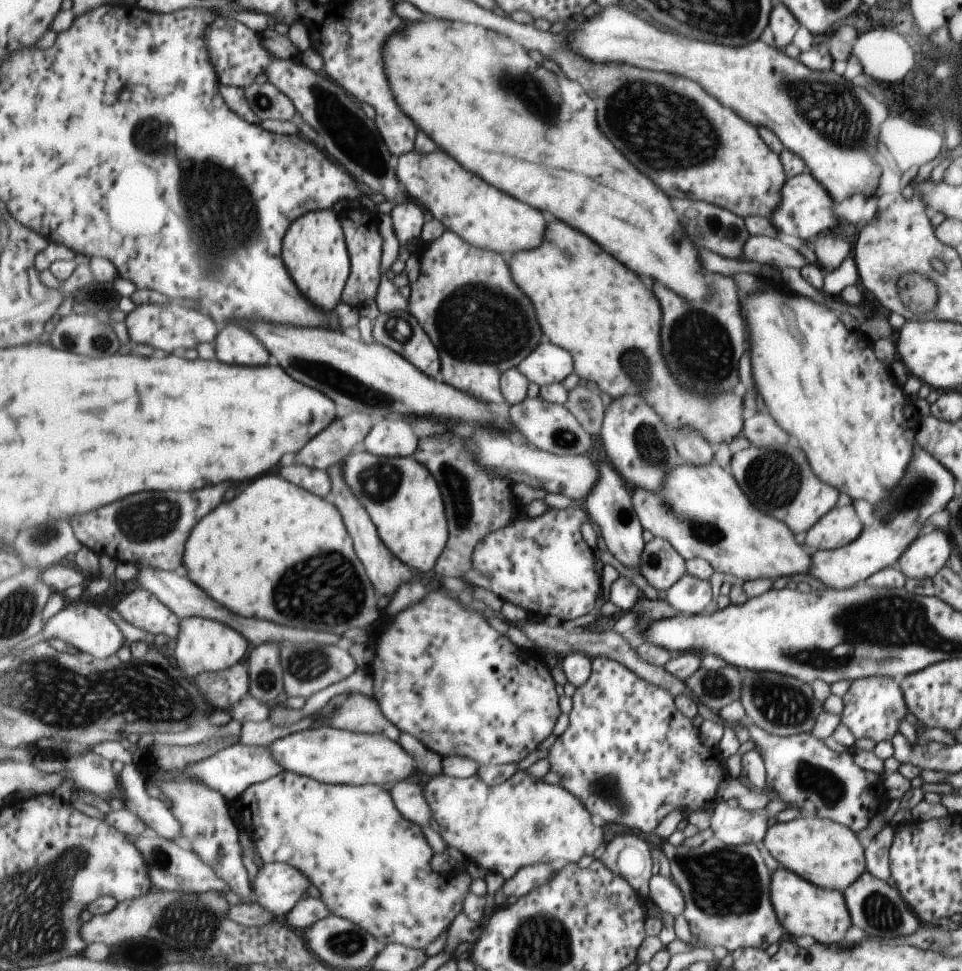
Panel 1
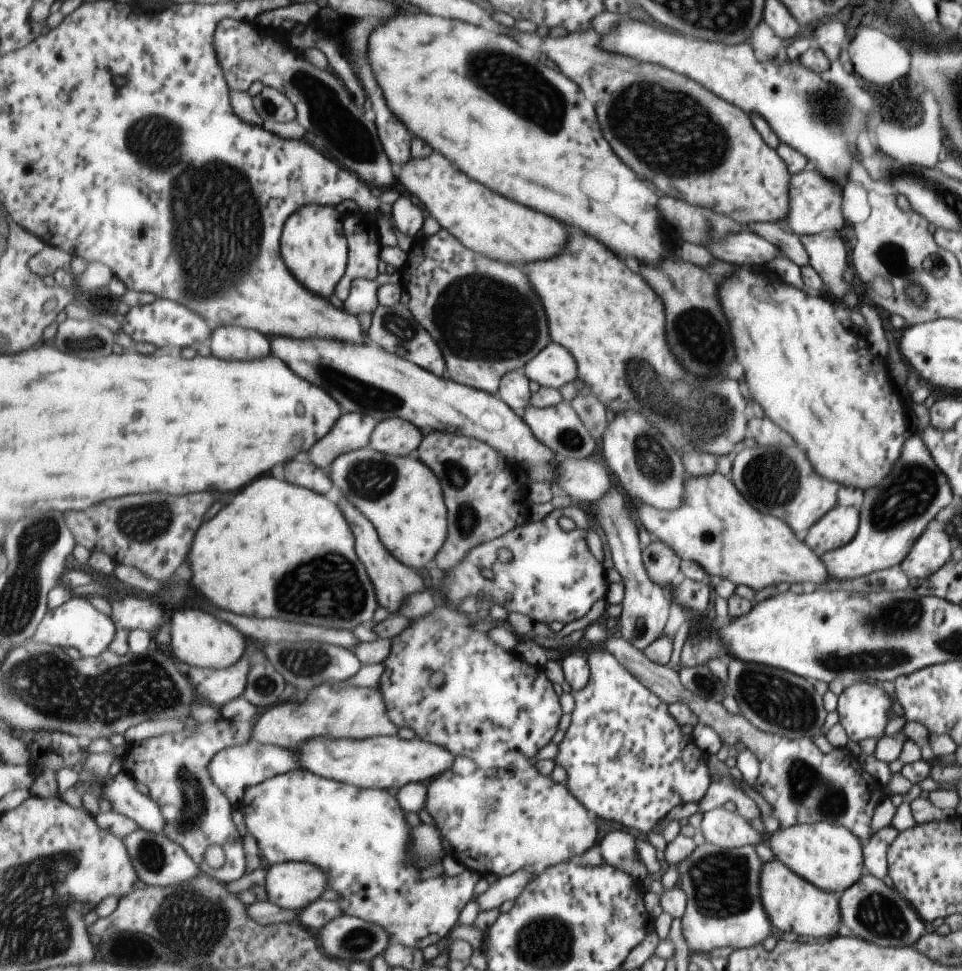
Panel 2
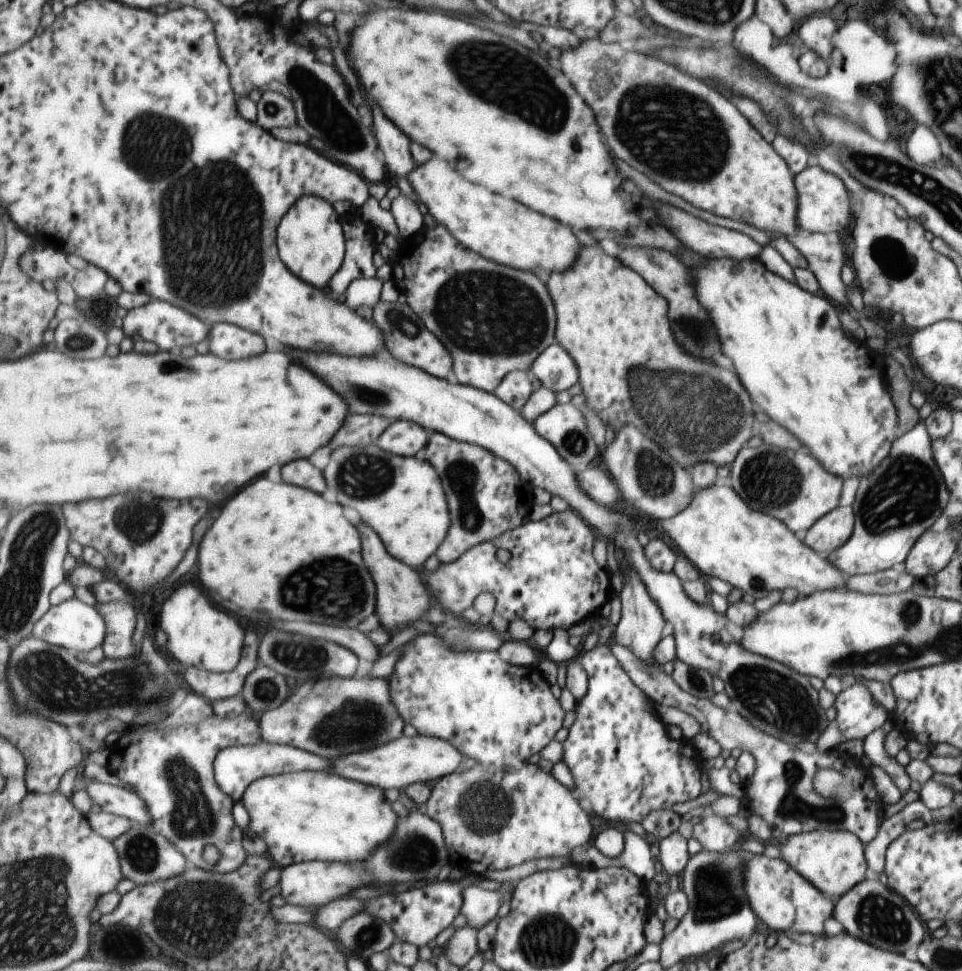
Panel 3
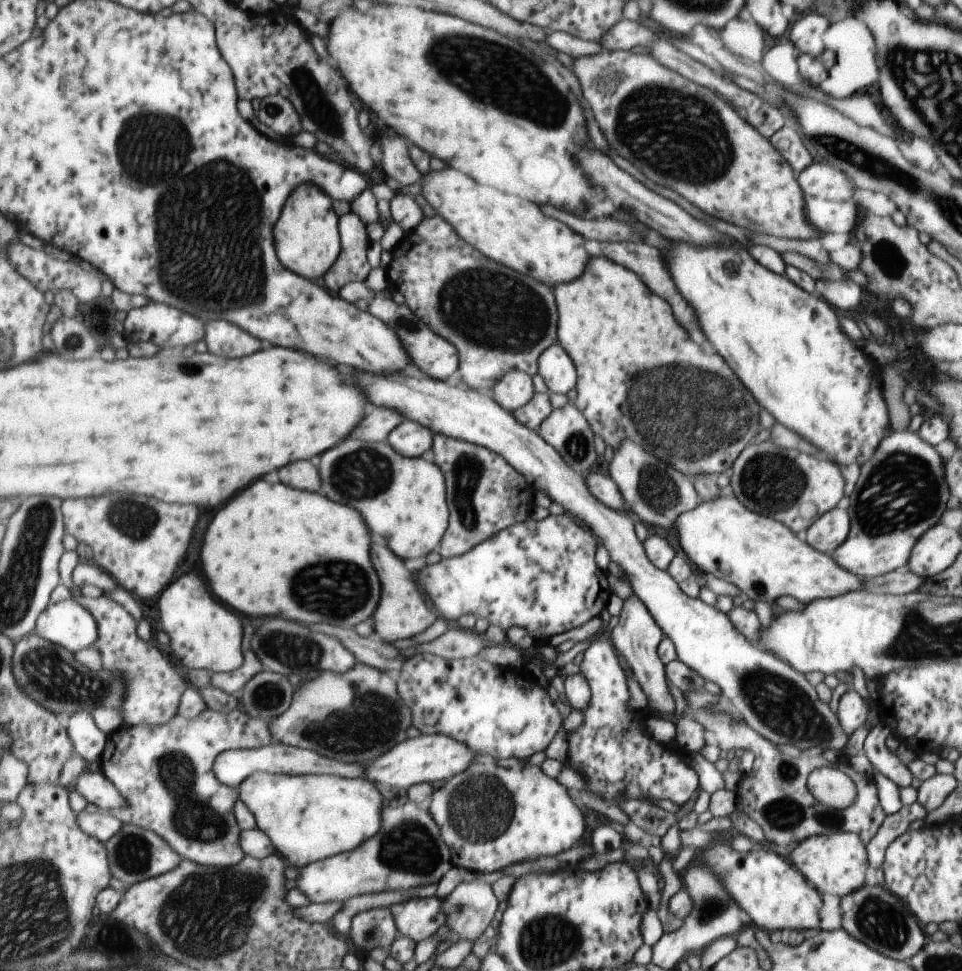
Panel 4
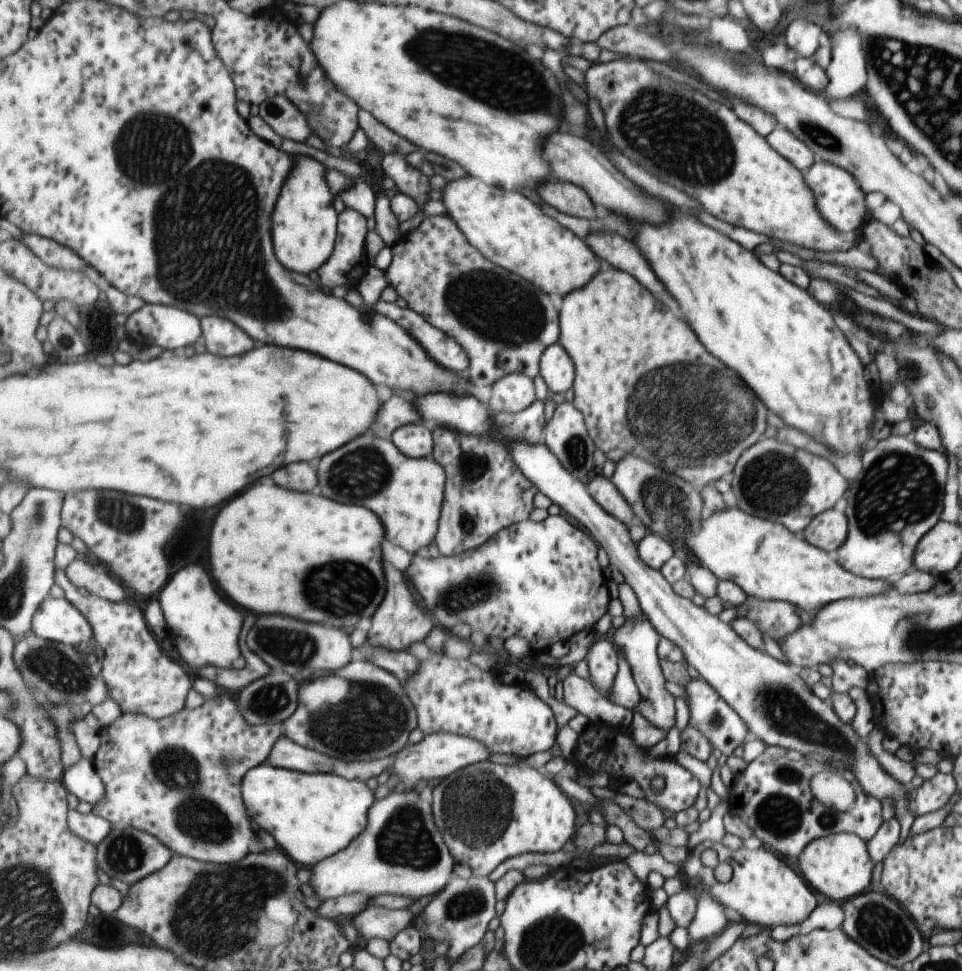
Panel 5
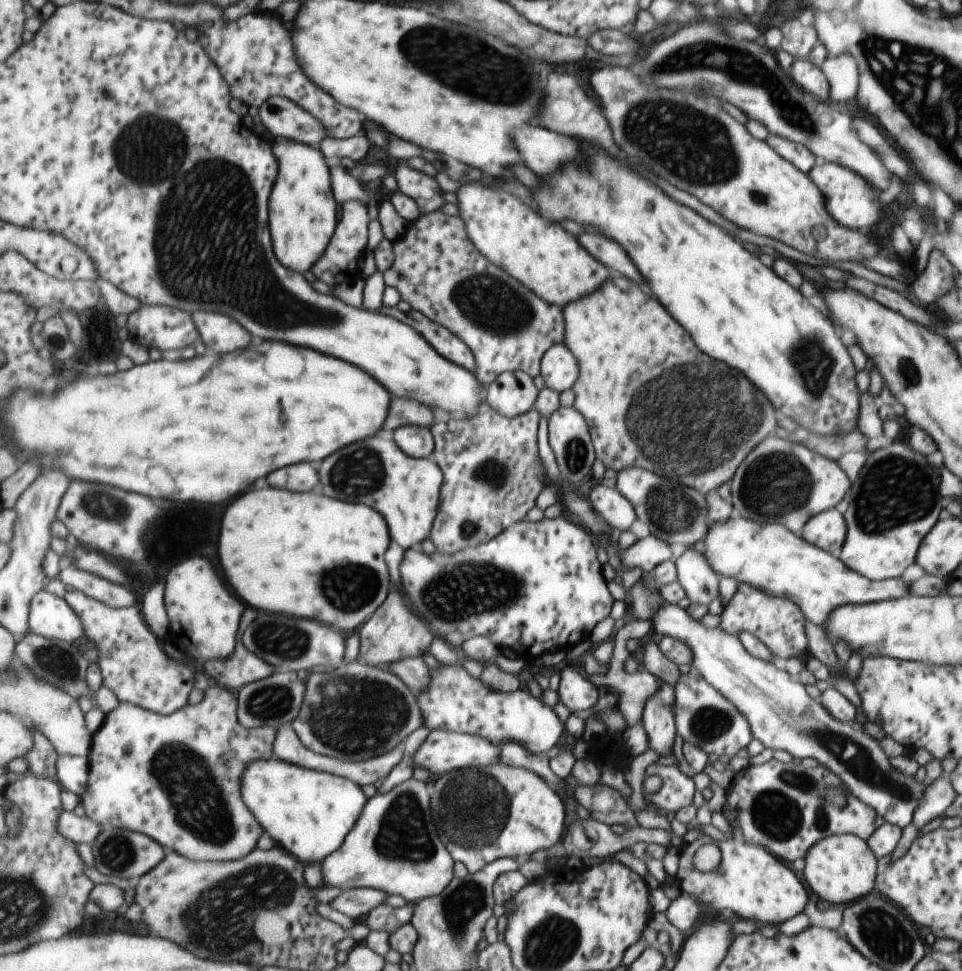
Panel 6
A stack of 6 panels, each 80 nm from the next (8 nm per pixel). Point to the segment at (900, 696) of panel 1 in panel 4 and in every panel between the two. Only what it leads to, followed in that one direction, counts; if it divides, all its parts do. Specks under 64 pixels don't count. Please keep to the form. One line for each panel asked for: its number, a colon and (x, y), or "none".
2: (863, 709)
3: (857, 714)
4: (851, 712)

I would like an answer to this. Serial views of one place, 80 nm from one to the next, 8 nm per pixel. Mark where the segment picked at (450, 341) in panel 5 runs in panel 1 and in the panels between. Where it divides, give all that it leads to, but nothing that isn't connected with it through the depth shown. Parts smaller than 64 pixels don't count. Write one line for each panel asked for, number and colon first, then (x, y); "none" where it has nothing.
1: (400, 330)
2: (396, 328)
3: (407, 338)
4: (437, 356)

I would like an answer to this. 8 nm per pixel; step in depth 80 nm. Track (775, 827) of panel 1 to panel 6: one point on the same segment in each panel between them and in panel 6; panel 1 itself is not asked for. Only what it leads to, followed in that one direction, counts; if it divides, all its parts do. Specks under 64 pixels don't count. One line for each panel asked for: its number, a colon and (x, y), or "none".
2: (830, 856)
3: (833, 860)
4: (835, 863)
5: (837, 865)
6: (839, 869)

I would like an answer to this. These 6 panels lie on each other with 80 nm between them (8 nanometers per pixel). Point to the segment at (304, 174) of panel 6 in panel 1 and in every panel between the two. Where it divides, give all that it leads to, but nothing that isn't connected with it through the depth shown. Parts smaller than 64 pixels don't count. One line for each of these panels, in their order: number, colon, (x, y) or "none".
1: (316, 251)
2: (314, 245)
3: (311, 239)
4: (308, 238)
5: (305, 225)

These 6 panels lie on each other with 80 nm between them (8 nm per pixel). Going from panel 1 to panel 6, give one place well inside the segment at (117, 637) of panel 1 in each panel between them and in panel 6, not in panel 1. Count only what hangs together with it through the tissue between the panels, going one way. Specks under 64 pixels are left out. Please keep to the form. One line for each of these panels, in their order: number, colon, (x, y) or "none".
2: (77, 623)
3: (72, 624)
4: (67, 623)
5: (56, 619)
6: (52, 617)

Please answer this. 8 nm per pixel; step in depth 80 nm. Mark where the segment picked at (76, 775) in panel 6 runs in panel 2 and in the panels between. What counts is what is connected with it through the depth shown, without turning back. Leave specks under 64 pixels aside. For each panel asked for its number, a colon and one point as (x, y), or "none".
2: (121, 792)
3: (111, 798)
4: (100, 791)
5: (82, 779)

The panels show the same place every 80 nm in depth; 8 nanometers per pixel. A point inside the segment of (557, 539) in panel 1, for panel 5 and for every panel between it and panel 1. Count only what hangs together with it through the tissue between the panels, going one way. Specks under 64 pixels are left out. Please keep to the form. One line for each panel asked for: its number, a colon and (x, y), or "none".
2: (552, 576)
3: (552, 580)
4: (542, 576)
5: (542, 581)

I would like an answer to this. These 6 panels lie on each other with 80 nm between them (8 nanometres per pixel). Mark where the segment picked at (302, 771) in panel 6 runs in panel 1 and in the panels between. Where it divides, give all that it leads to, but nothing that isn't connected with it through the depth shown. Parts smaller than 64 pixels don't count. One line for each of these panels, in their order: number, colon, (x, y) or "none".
1: (349, 839)
2: (359, 836)
3: (312, 815)
4: (309, 818)
5: (313, 816)

